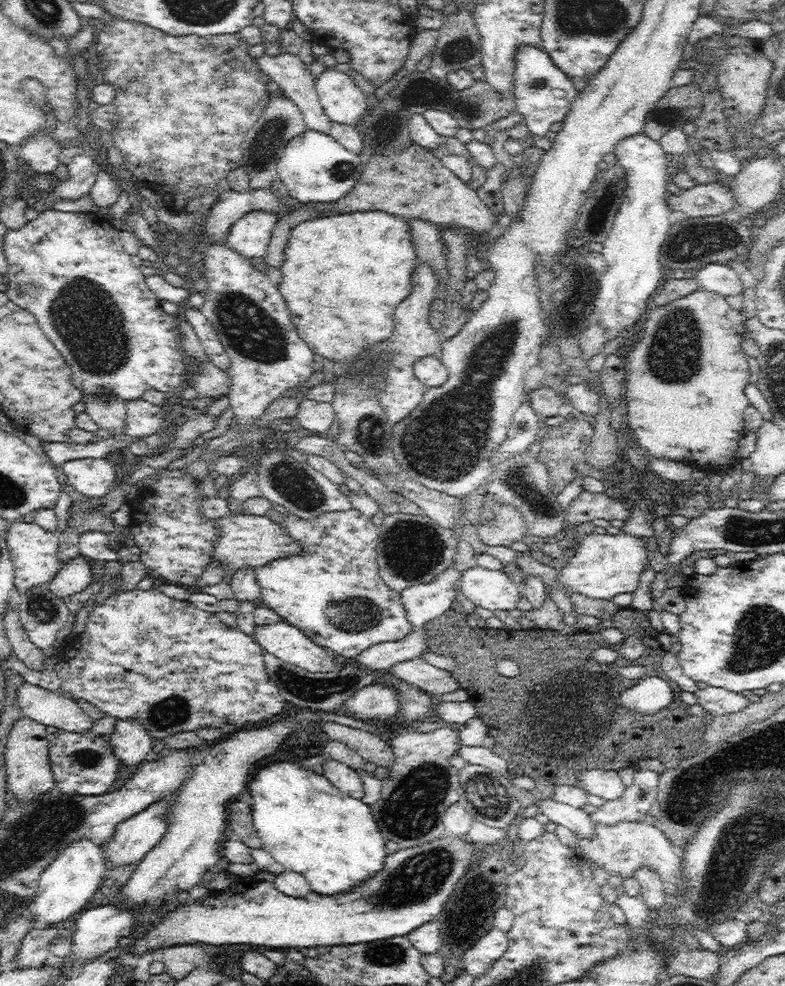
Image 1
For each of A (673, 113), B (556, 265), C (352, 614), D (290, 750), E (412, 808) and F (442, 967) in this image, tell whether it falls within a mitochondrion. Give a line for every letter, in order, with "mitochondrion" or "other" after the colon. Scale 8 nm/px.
A: mitochondrion
B: other
C: mitochondrion
D: other
E: mitochondrion
F: other

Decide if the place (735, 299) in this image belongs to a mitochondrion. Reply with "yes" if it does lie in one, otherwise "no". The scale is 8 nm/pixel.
no

